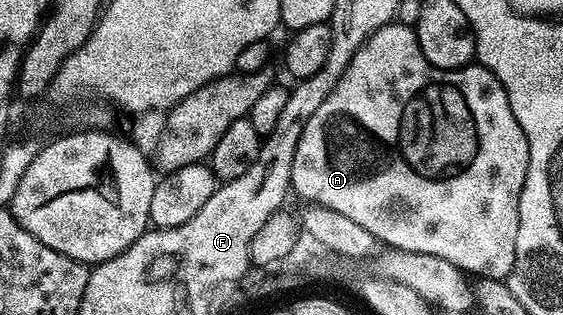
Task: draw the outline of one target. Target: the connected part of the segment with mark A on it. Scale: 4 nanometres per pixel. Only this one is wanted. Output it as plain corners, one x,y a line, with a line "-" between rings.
393,23
383,25
374,35
365,39
363,45
356,50
354,59
342,71
334,91
326,95
326,103
310,115
310,123
302,131
302,139
298,139
298,151
294,151
294,167
292,168
292,189
308,203
325,205
340,214
354,219
376,237
377,242
385,246
414,251
422,255
438,255
438,259
446,259
446,263
454,263
454,267
465,274
476,273
477,278
493,277
505,280
512,273
516,240
518,239
518,223
520,222
520,196
526,183
528,170
528,140
518,127
518,119
514,119
514,111
510,111
510,99
506,95
504,85
496,74
485,69
479,63
463,65
461,69
439,69
434,67
422,55
422,47
416,38
416,30
410,25

